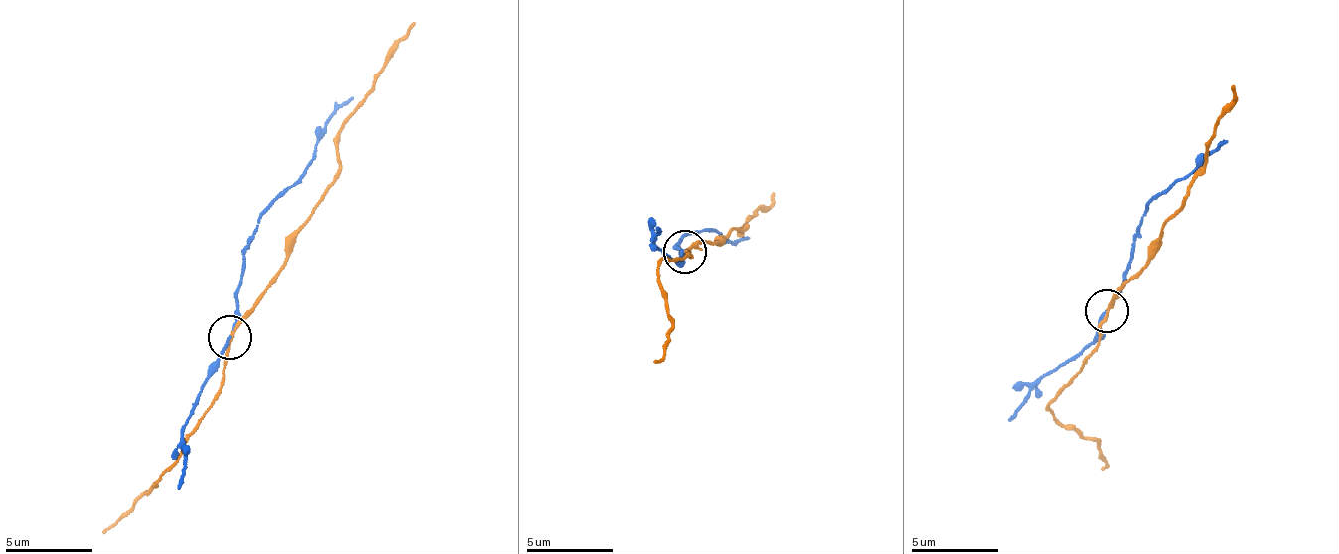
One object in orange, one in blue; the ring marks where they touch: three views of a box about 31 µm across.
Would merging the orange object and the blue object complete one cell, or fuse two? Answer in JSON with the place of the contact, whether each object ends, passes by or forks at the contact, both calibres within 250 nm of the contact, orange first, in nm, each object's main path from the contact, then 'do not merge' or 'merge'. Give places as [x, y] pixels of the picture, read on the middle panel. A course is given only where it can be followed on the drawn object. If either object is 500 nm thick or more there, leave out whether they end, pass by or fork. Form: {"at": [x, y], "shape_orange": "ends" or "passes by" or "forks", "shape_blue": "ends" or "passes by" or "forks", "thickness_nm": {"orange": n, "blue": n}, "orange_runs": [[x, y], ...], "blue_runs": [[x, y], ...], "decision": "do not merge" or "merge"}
{"at": [684, 252], "shape_orange": "passes by", "shape_blue": "passes by", "thickness_nm": {"orange": 160, "blue": 130}, "orange_runs": [[686, 251], [700, 238], [716, 243], [741, 232], [772, 192]], "blue_runs": [[686, 251], [686, 254], [672, 246], [708, 227], [730, 243], [749, 238]], "decision": "do not merge"}

